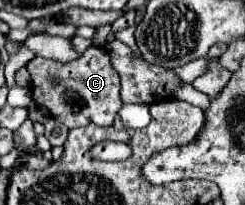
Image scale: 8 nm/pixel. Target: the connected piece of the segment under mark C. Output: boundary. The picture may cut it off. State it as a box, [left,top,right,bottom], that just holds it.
[26,47,122,129]

